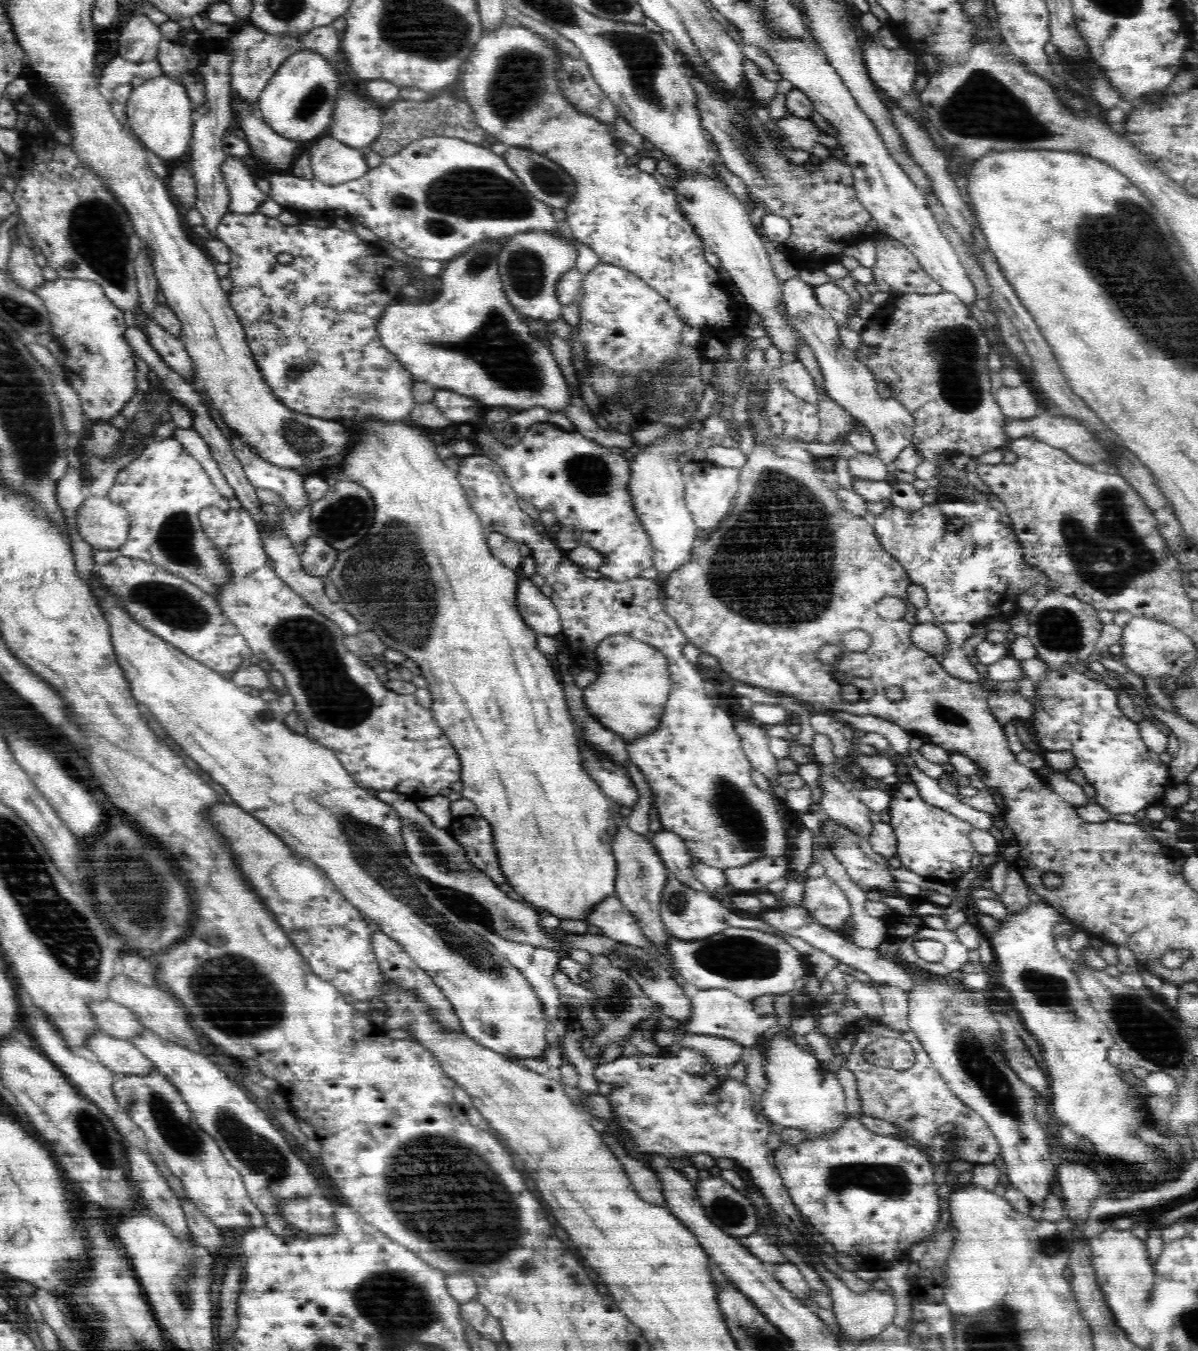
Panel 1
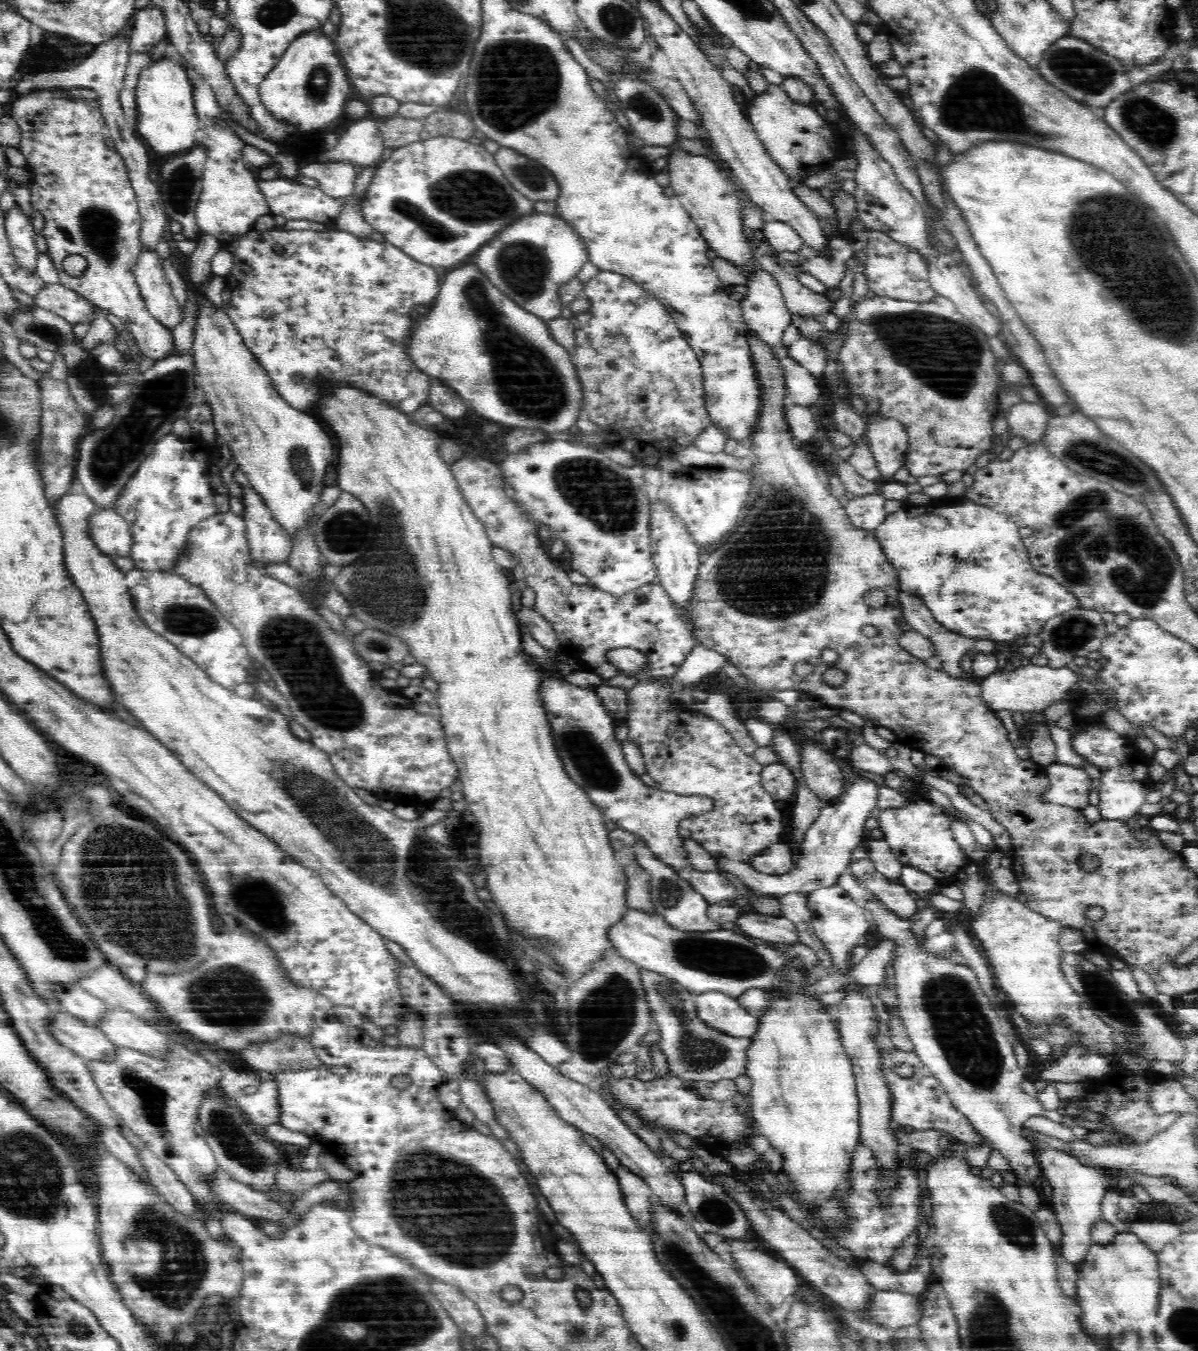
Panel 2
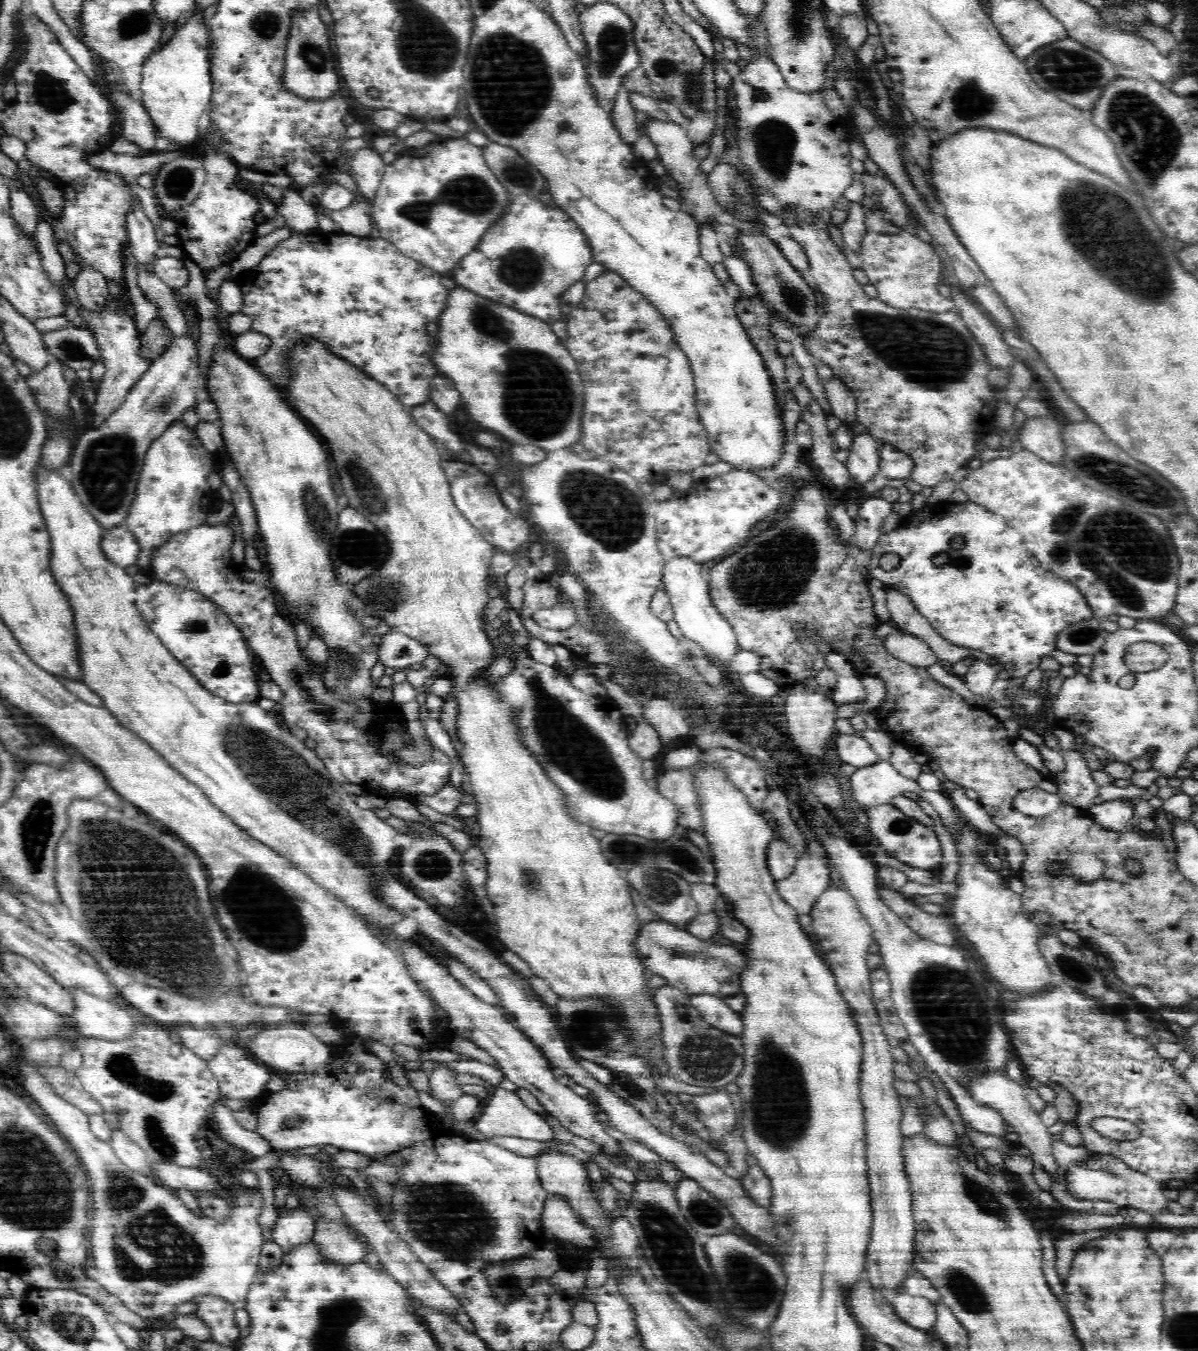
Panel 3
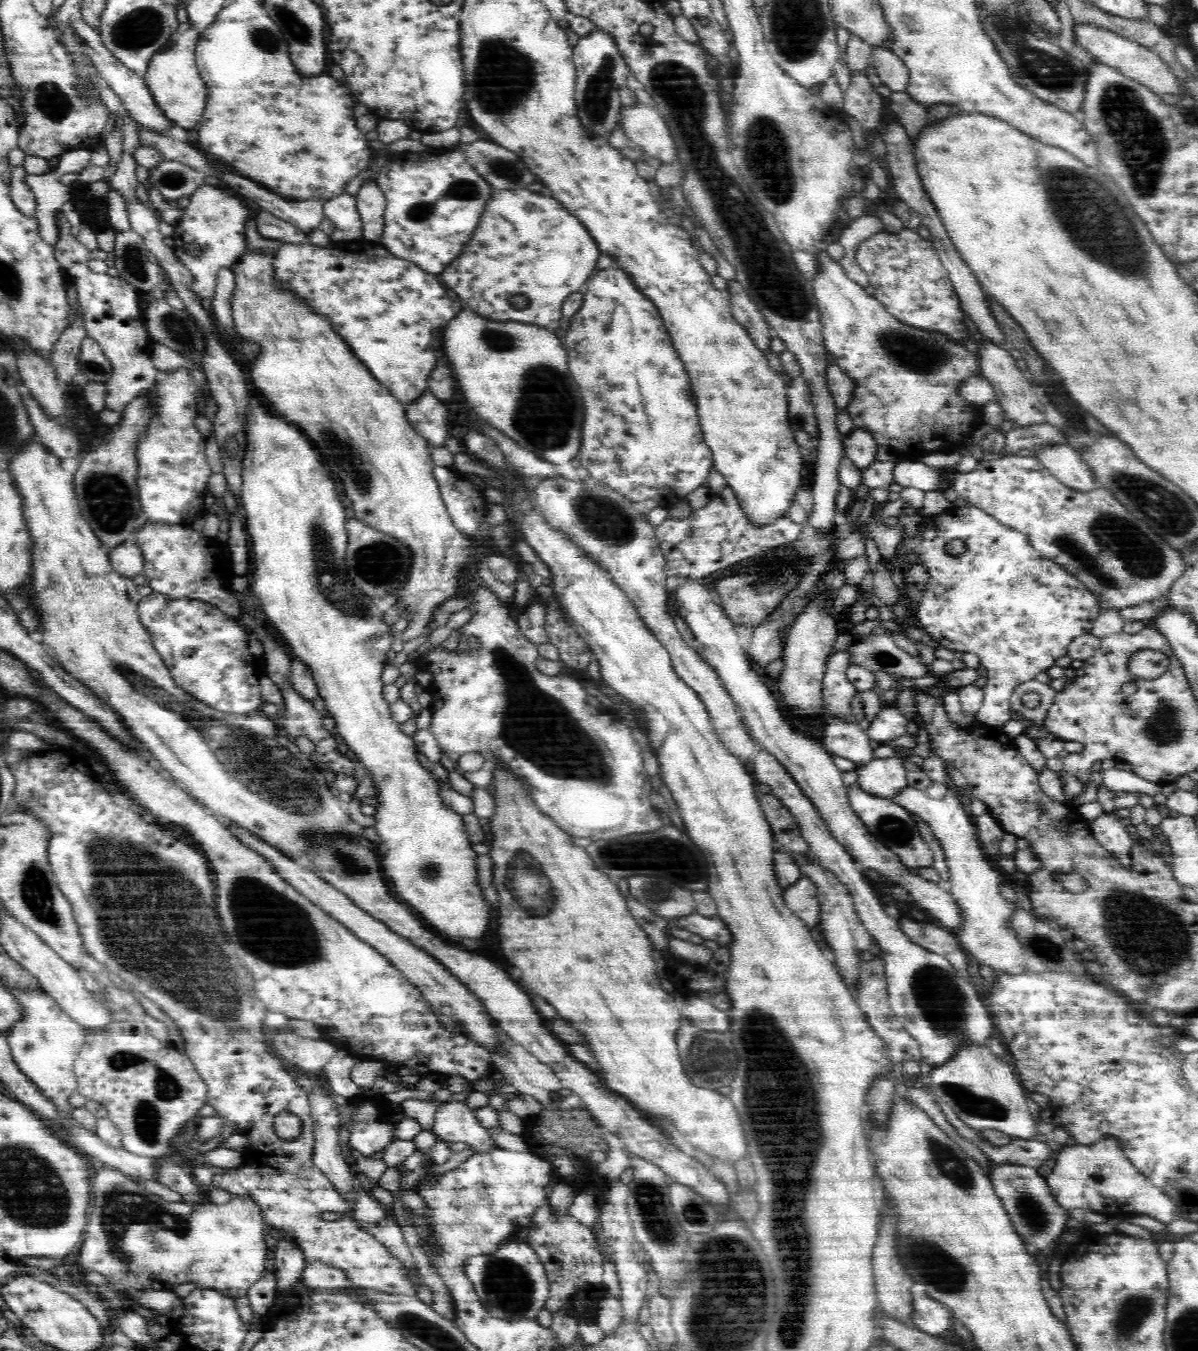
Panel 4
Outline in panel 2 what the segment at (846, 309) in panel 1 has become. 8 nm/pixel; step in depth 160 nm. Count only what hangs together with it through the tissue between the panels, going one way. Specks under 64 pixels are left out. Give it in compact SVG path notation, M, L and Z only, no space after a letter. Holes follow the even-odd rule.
M795 276L786 278L779 284L785 305L796 317L818 318L826 311L833 309L832 302L824 292L814 292L802 286Z

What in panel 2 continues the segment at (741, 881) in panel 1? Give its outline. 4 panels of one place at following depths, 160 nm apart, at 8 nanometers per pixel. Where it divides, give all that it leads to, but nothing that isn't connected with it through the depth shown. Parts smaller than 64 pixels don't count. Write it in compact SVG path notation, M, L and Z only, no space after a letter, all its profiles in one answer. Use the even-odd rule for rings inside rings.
M780 841L772 843L767 852L758 854L750 864L757 872L772 875L794 870L795 863L796 853Z

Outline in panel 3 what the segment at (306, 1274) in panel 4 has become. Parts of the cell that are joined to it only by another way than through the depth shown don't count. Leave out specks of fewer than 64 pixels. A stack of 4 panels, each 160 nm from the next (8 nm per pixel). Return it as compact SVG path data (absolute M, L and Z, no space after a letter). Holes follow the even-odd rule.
M318 1216L318 1224L314 1223L313 1241L320 1255L324 1257L324 1261L335 1265L351 1265L361 1262L361 1259L367 1255L367 1246L370 1244L359 1230L353 1228L346 1218L344 1220L320 1220L320 1223L319 1218L320 1216Z

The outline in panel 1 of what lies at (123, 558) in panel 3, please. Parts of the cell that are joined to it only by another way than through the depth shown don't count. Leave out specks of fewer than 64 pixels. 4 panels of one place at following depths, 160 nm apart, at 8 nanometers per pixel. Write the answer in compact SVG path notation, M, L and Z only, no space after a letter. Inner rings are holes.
M90 493L78 508L76 526L79 536L94 550L118 550L128 538L129 517L127 511L122 506L114 504L108 496L92 496Z

